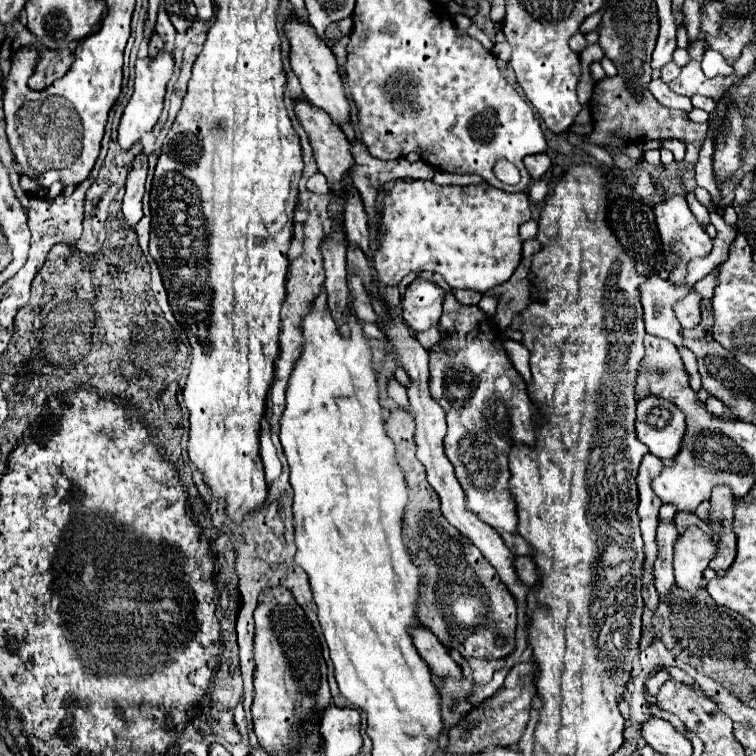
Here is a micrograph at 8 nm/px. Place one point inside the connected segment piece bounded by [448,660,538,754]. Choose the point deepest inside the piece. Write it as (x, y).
(500, 721)

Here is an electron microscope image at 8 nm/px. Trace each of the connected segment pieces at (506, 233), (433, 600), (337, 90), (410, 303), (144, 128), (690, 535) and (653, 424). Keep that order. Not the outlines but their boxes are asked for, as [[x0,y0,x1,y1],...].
[[374,180,530,292],[386,408,516,658],[286,18,350,126],[402,278,446,332],[118,52,174,150],[674,528,716,594],[636,396,686,458]]

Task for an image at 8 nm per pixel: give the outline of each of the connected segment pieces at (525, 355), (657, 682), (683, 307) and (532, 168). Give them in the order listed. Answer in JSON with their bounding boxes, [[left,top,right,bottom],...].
[[502,338,532,384],[645,670,672,697],[674,290,700,328],[524,154,552,180]]

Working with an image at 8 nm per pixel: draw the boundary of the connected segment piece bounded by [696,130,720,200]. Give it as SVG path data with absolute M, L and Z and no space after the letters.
M712 130L708 131L708 137L704 140L702 148L700 148L700 158L696 162L696 182L698 186L706 188L712 196L712 200L720 198L720 188L714 182L712 176L712 154L714 154L714 134Z

